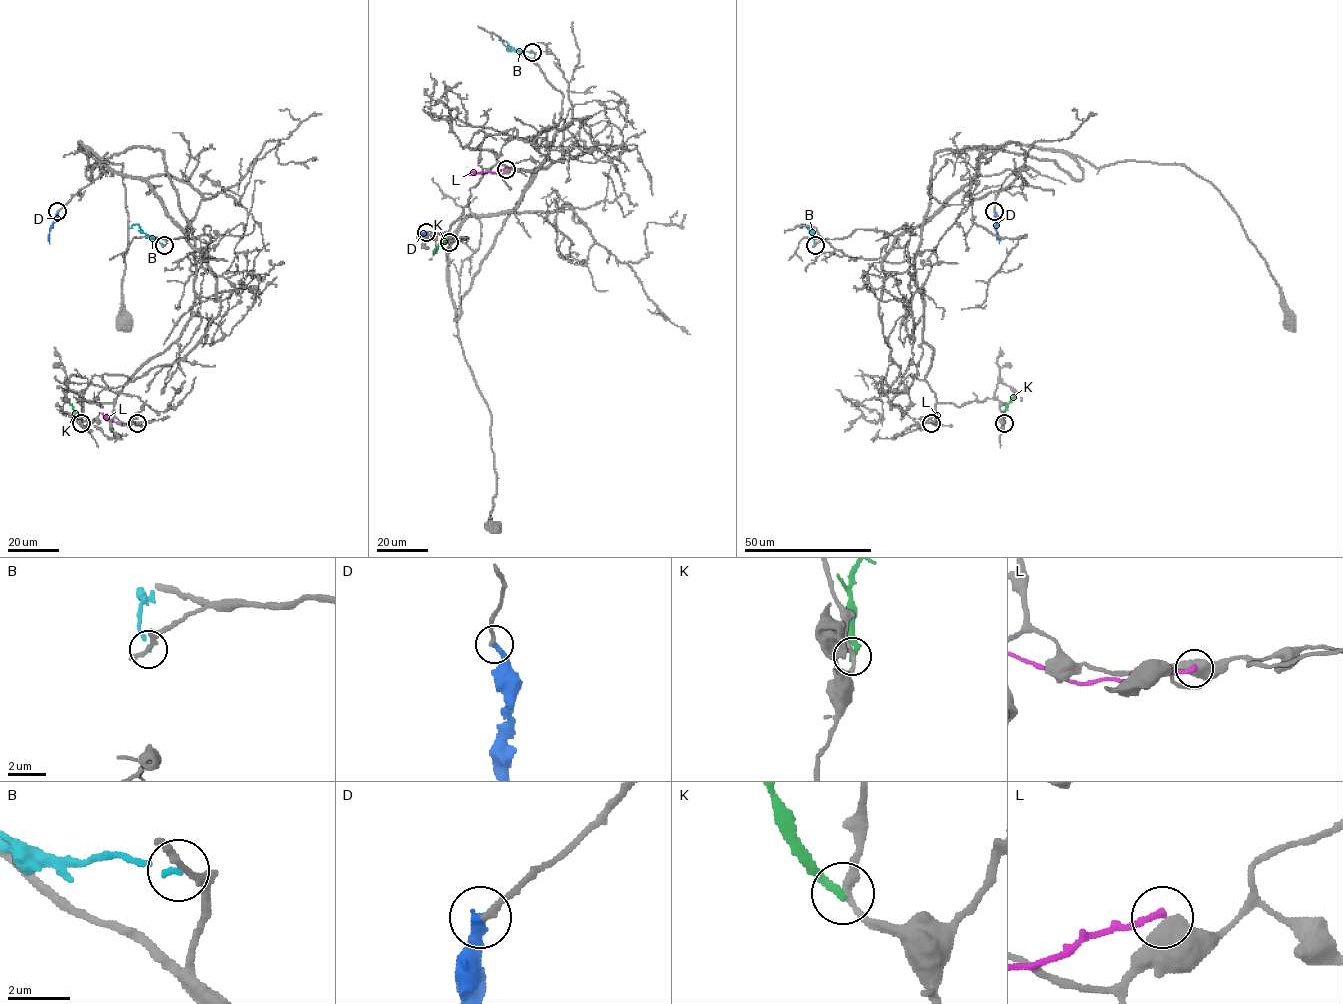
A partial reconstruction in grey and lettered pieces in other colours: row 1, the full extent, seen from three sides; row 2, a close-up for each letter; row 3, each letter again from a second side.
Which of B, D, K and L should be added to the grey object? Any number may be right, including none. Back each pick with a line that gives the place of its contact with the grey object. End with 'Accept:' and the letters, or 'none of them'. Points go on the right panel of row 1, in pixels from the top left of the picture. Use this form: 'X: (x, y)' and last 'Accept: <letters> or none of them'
Accept: none of them

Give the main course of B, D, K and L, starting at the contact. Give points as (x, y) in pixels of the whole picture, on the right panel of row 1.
B: (815, 245), (813, 236), (804, 224), (802, 228)
D: (995, 211), (999, 243)
K: (1004, 423), (1005, 406), (1015, 397)
L: (931, 423), (935, 424), (937, 412)

